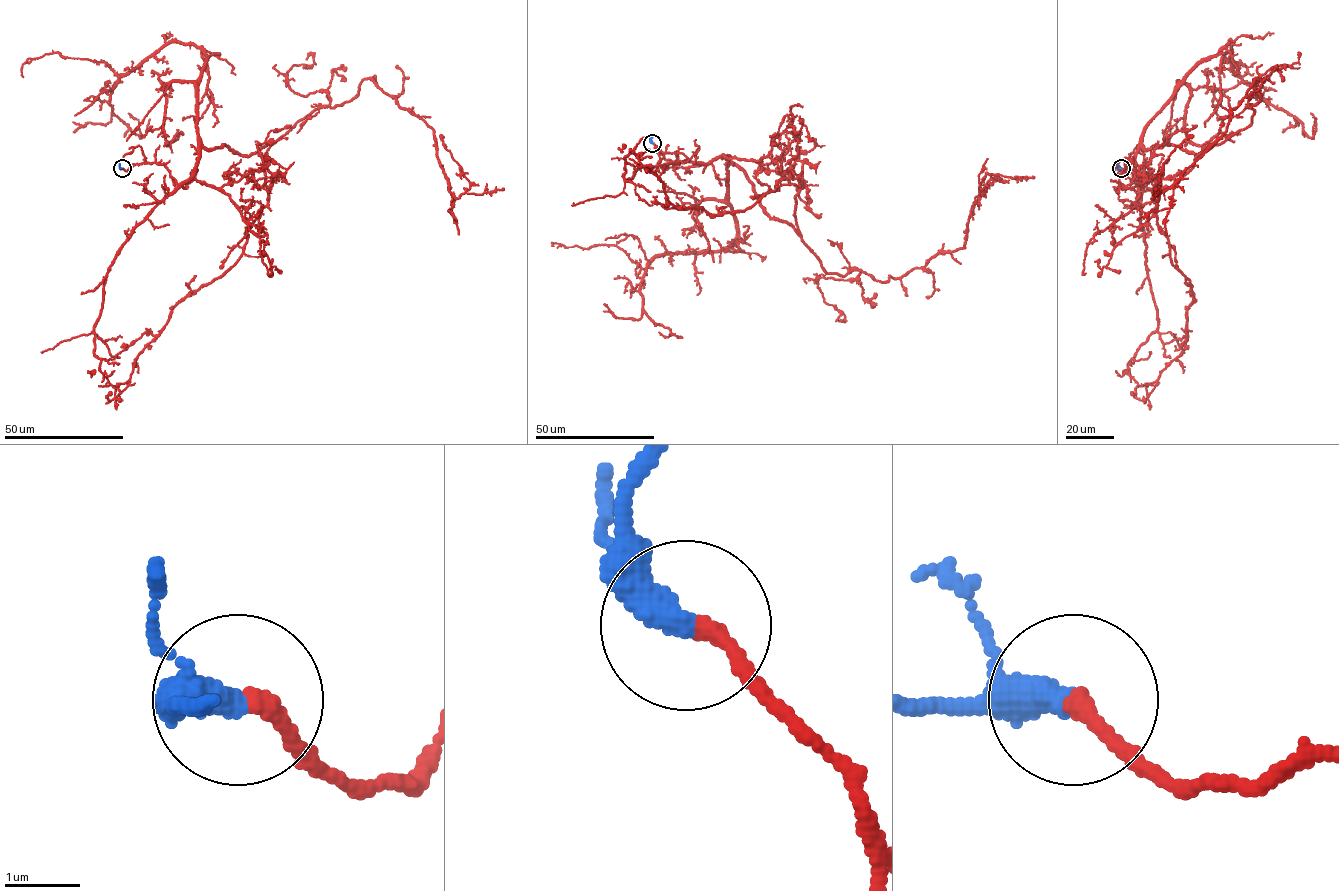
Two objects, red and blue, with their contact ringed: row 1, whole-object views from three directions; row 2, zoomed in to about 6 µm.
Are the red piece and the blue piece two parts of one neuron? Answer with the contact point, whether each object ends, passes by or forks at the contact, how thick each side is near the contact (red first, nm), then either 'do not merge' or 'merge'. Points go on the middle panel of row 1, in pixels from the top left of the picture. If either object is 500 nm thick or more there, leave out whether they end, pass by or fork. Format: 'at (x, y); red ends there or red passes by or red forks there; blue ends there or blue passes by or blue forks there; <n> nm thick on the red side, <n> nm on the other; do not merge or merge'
at (652, 143); red ends there; blue ends there; 240 nm thick on the red side, 440 nm on the other; merge

